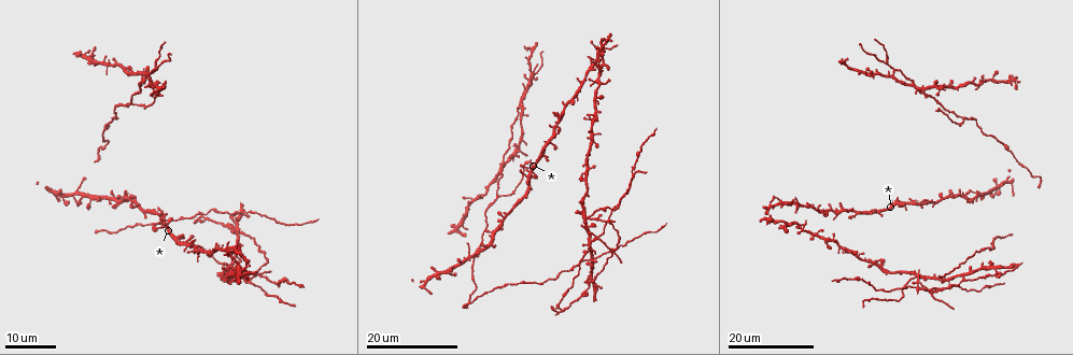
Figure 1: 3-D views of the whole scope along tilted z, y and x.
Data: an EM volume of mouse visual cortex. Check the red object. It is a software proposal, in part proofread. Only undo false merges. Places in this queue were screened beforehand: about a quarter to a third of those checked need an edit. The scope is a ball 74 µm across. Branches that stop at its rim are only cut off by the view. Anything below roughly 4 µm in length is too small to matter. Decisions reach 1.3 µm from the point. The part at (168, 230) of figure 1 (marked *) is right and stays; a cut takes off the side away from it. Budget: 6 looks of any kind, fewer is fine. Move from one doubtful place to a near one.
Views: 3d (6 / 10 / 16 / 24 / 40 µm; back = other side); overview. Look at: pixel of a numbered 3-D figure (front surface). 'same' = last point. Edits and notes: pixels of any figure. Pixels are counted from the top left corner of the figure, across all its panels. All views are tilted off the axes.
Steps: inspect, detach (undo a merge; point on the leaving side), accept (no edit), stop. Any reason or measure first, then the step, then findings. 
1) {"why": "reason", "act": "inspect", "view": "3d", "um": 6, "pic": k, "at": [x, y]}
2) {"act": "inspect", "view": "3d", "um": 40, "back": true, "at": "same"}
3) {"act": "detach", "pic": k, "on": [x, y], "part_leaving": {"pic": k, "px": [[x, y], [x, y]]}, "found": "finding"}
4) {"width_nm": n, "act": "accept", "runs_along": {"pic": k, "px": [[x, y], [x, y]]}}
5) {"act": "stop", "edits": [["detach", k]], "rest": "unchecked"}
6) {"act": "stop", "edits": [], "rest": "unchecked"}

{"why": "three arms meet", "act": "inspect", "view": "3d", "um": 16, "pic": 1, "at": [592, 241]}

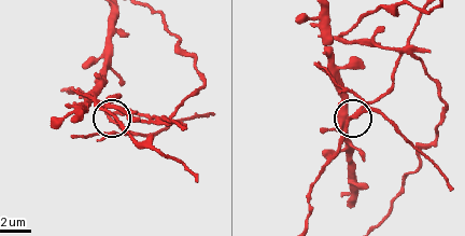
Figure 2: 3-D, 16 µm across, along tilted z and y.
{"why": "zoom in", "act": "inspect", "view": "3d", "um": 6, "pic": 2, "at": [354, 114]}

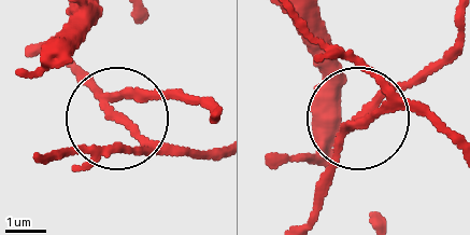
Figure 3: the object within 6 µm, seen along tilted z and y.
{"side_arm_um": 9, "act": "detach", "pic": 3, "on": [393, 102], "part_leaving": {"pic": 3, "px": [[353, 123], [421, 111], [457, 147]]}, "found": "two neurons meet here"}

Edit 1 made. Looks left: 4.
{"why": "four-way junction", "act": "inspect", "view": "3d", "um": 16, "pic": 1, "at": [605, 225]}

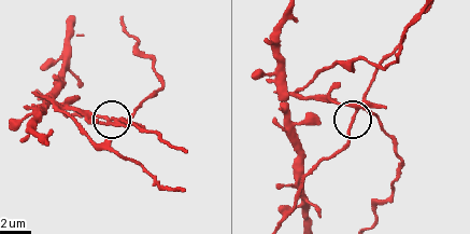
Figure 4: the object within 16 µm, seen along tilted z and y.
{"act": "inspect", "view": "3d", "um": 6, "pic": 4, "at": [358, 113]}

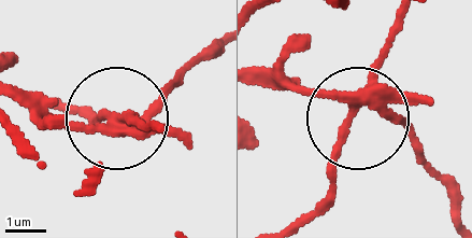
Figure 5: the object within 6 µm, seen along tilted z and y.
{"width_nm": 250, "act": "detach", "pic": 5, "on": [166, 92], "part_leaving": {"pic": 5, "px": [[371, 101], [405, 128], [454, 220]]}, "found": "two neurons meet here"}

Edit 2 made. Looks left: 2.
{"why": "arms part here", "act": "inspect", "view": "3d", "um": 16, "pic": 1, "at": [499, 196]}

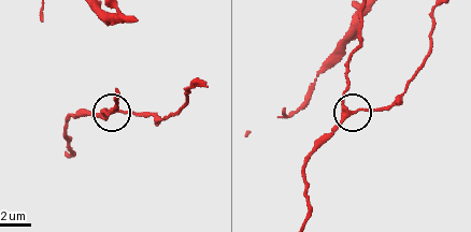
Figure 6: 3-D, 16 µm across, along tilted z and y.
{"why": "zoom in", "act": "inspect", "view": "3d", "um": 6, "pic": 6, "at": [352, 112]}

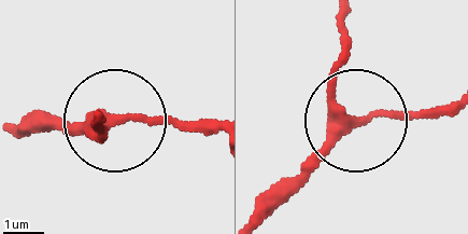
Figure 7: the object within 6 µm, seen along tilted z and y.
{"width_nm": 250, "act": "accept", "found": "all the same neuron"}

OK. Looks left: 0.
{"act": "stop", "edits": [["detach", 3], ["detach", 5]], "rest": "unchecked"}

